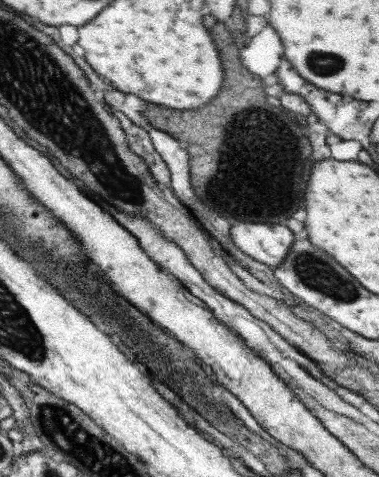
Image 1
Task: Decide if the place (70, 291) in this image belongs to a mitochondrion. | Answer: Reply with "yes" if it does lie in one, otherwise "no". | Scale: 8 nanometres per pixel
no

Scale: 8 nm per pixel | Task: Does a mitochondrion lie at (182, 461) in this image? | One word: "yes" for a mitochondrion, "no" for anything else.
no

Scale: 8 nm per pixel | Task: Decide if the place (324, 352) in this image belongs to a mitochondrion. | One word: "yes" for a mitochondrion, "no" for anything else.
no

